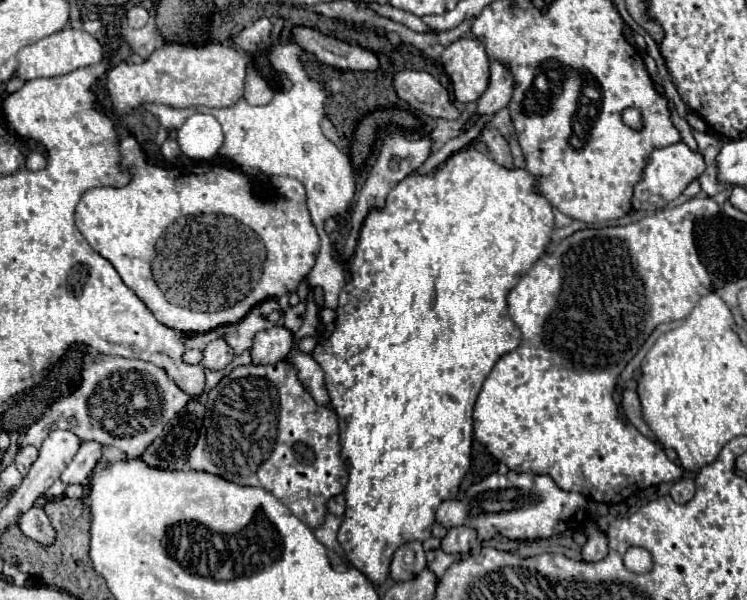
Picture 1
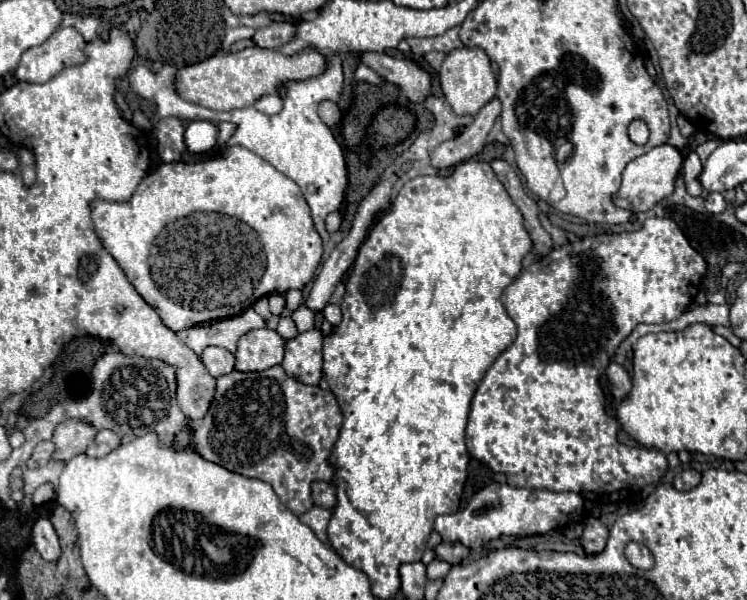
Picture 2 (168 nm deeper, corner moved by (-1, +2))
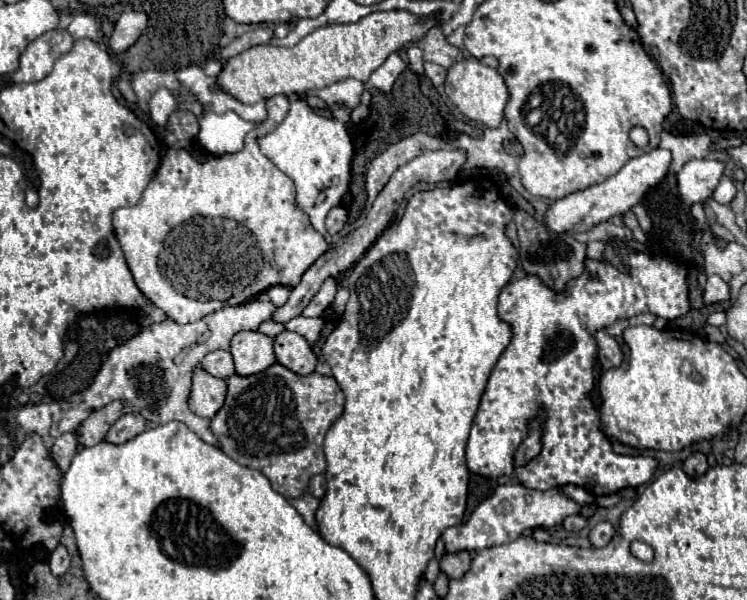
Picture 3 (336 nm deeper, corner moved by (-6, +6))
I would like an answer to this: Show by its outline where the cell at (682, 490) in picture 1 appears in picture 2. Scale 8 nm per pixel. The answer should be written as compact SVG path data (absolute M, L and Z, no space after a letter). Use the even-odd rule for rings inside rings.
M687 469L683 473L679 473L675 479L673 479L673 487L677 491L691 491L693 487L697 487L701 481L701 473L693 471L693 469Z

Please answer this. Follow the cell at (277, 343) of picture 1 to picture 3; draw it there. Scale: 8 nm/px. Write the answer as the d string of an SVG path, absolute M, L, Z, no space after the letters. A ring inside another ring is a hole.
M240 331L232 337L230 353L234 357L236 375L256 375L276 363L272 337L258 331Z

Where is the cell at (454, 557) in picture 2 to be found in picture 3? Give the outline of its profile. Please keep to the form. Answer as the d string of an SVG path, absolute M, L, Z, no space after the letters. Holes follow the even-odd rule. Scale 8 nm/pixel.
M460 551L460 553L446 553L444 559L440 561L440 569L444 575L448 575L450 579L456 579L456 577L464 577L464 573L470 569L470 553L468 551Z

